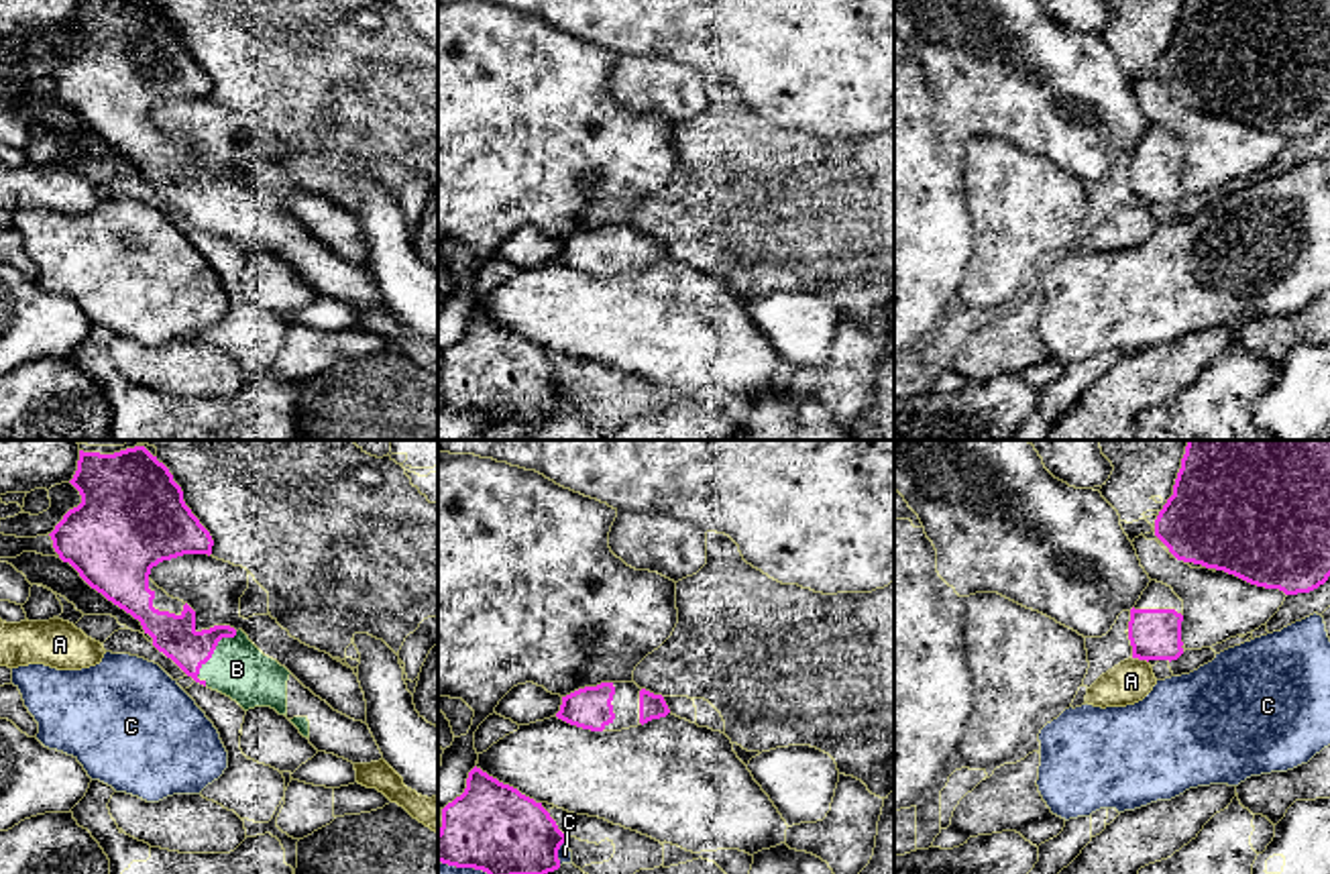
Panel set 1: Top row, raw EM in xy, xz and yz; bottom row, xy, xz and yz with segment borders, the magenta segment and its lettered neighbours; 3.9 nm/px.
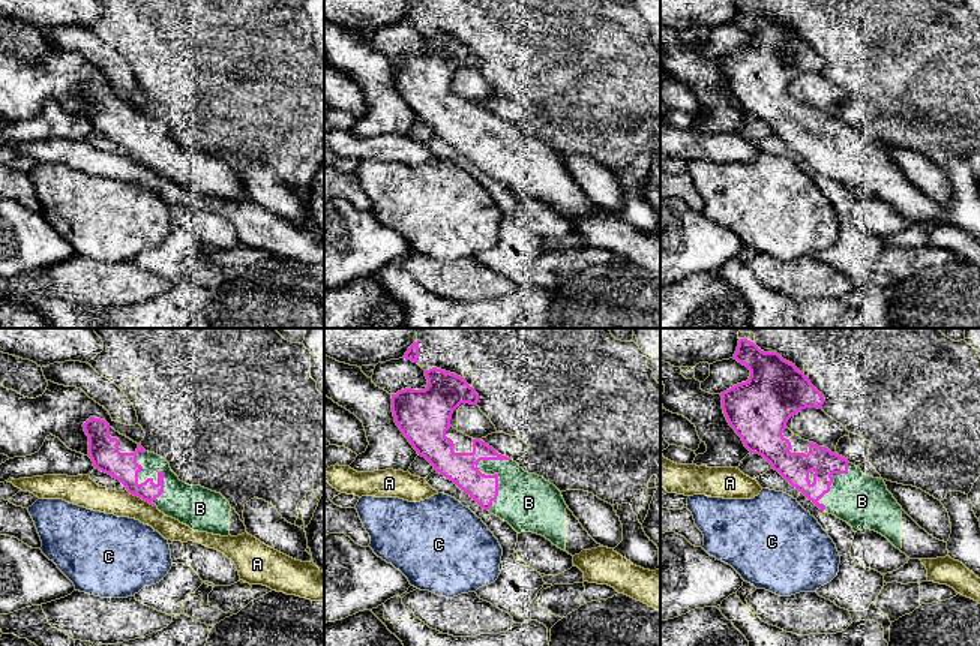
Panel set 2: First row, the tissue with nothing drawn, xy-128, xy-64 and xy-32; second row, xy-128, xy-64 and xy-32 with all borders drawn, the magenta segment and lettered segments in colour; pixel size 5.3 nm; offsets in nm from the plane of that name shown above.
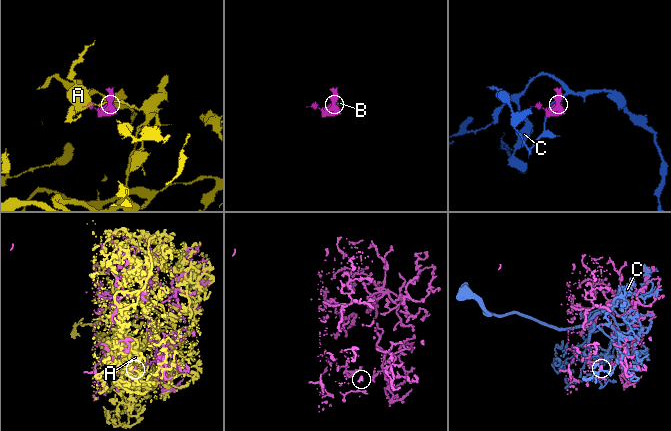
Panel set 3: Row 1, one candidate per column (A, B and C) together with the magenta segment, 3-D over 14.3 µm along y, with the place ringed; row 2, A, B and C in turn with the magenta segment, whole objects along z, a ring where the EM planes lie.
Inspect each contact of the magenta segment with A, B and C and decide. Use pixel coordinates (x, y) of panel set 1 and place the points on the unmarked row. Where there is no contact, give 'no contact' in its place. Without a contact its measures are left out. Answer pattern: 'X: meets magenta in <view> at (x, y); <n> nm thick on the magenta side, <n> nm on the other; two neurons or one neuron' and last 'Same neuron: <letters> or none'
A: meets magenta in yz at (1141, 202); 200 nm thick on the magenta side, 170 nm on the other; two neurons
B: meets magenta in xy at (212, 196); 170 nm thick on the magenta side, 220 nm on the other; one neuron
C: meets magenta in xz at (467, 410); 340 nm thick on the magenta side, 260 nm on the other; two neurons
Same neuron: B

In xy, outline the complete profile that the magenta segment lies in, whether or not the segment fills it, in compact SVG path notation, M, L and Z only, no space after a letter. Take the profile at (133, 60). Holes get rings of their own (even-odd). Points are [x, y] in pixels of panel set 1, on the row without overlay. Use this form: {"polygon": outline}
{"polygon": "M79 0L69 24L81 47L69 53L49 77L63 106L108 145L141 165L153 189L196 226L236 244L244 255L271 251L285 259L318 295L352 308L383 304L367 267L334 255L306 232L285 210L265 200L242 173L214 169L196 173L196 155L169 141L151 122L151 112L183 98L212 98L214 84L183 45L181 31L157 0Z"}

